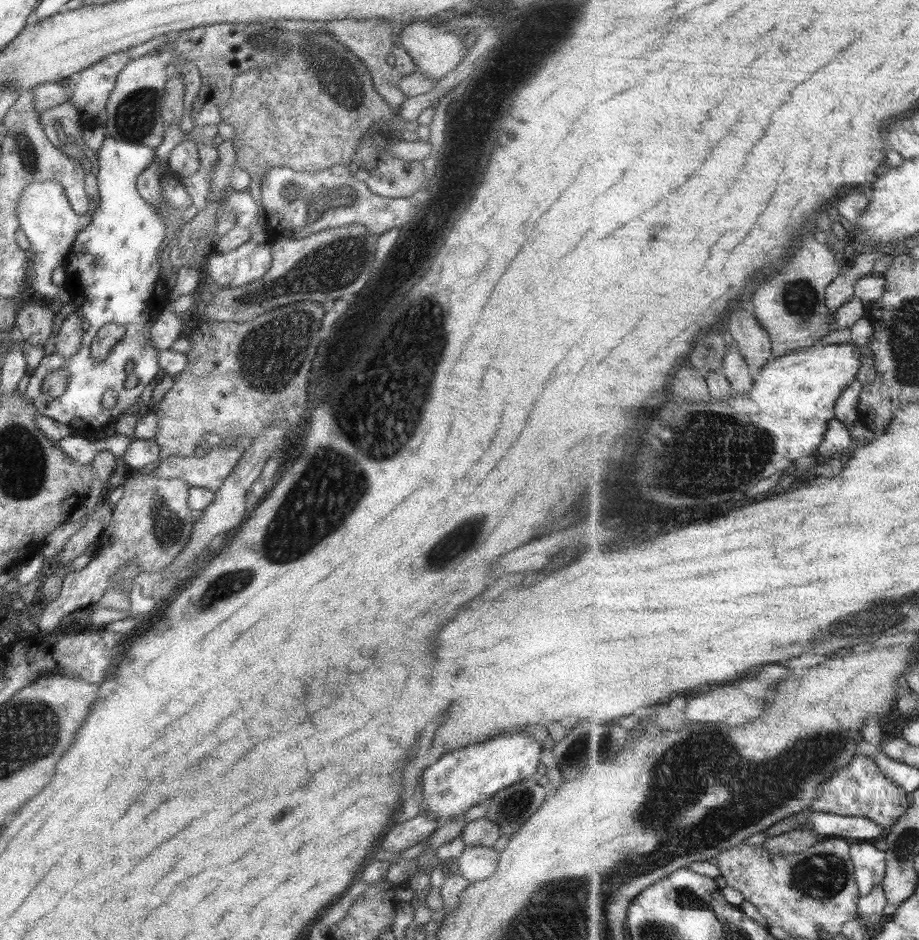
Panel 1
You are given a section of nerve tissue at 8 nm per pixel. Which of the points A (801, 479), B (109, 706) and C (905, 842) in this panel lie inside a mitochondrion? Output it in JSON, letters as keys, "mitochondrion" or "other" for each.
{"A":"other","B":"other","C":"mitochondrion"}

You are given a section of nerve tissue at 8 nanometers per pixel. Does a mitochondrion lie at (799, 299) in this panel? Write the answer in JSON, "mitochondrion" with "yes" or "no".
{"mitochondrion":"yes"}

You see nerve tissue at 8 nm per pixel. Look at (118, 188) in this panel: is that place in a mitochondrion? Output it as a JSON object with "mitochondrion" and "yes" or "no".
{"mitochondrion":"no"}

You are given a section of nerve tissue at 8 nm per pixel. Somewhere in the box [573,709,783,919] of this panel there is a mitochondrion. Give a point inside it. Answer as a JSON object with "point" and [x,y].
{"point":[686,897]}

